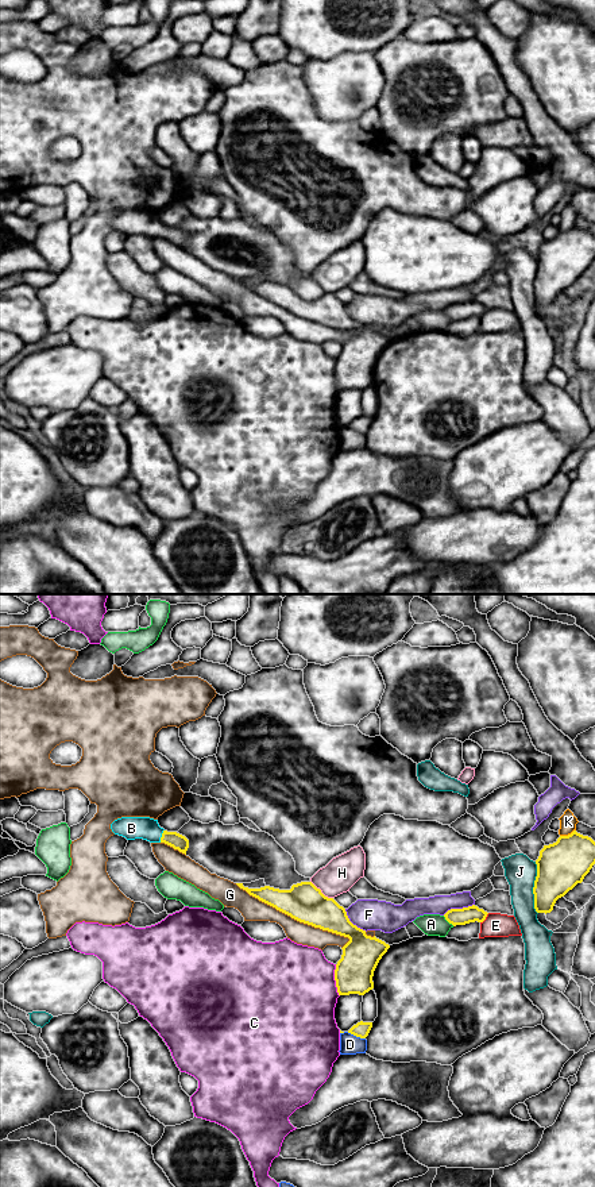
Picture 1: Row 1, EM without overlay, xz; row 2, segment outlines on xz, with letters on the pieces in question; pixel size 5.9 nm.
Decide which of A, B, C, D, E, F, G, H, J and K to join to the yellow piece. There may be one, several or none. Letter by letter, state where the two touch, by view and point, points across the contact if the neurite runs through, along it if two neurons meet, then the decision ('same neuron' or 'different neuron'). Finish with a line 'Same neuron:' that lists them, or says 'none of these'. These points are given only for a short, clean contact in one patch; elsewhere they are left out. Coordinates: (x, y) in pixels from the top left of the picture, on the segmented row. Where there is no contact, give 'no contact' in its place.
A: xz (448, 921) | different neuron
B: xz (162, 836) | across xz (173, 839), (162, 836), (147, 828), (131, 828) | same neuron
C: xz (335, 979) | different neuron
D: xz (356, 1036) | along xz (347, 1032), (364, 1039) | different neuron
E: xz (485, 918) | different neuron
F: xz (458, 909) | different neuron
G: xz (293, 917) | different neuron
H: xz (320, 891) | different neuron
J: xz (533, 887) | different neuron
K: xz (568, 835) | different neuron
Same neuron: B

